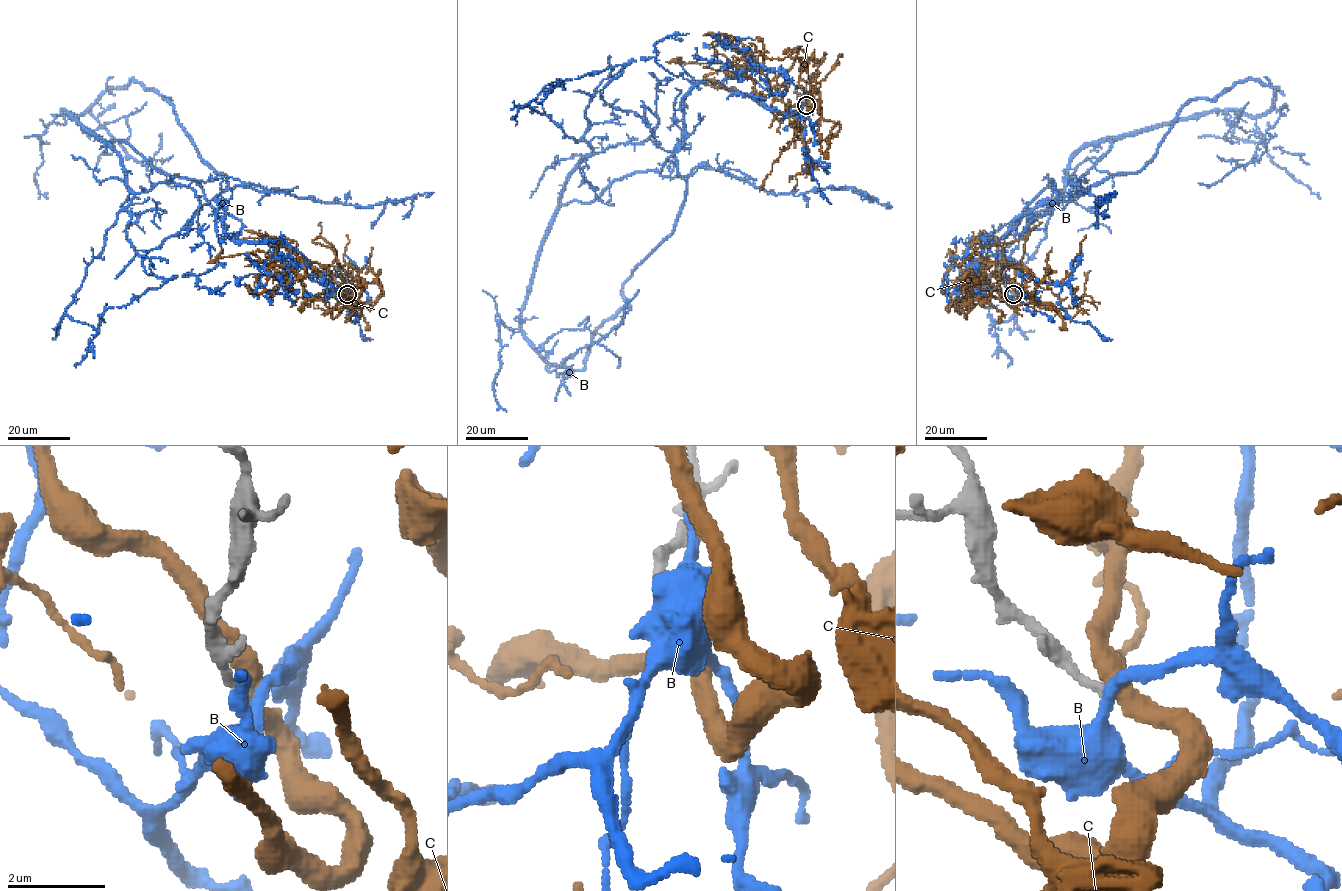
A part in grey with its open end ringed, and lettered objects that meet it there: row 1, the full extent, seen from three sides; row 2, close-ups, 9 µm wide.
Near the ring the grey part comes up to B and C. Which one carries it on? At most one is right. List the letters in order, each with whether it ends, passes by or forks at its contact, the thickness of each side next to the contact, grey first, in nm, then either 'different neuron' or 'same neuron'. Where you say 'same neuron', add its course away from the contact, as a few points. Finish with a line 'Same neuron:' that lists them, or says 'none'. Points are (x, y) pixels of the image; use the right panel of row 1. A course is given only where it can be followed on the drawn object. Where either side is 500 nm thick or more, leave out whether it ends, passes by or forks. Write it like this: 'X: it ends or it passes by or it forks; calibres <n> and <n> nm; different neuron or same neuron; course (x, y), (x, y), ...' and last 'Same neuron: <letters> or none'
B: it passes by; calibres 170 and 280 nm; different neuron
C: it passes by; calibres 170 and 400 nm; different neuron
Same neuron: none

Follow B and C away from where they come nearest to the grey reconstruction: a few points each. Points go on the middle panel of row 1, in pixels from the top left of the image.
B: (806, 105), (771, 111), (697, 84), (683, 148), (660, 170), (559, 207), (521, 331), (552, 371), (638, 290)
C: (806, 105), (788, 106), (772, 94), (758, 52), (748, 52), (728, 63), (673, 60), (681, 56)

